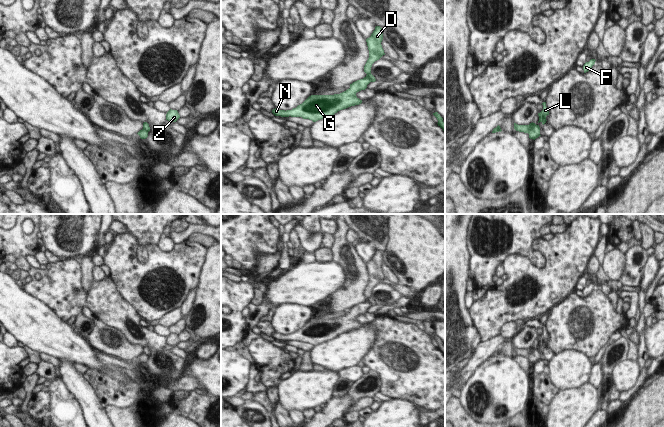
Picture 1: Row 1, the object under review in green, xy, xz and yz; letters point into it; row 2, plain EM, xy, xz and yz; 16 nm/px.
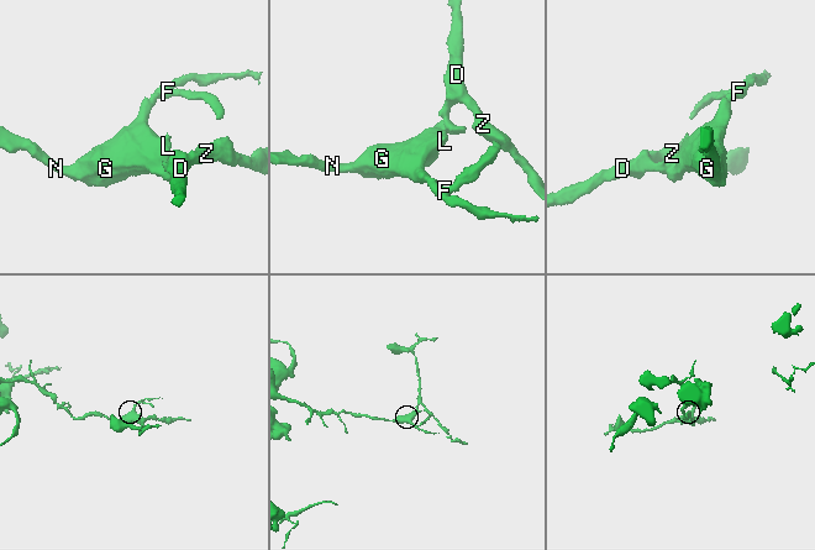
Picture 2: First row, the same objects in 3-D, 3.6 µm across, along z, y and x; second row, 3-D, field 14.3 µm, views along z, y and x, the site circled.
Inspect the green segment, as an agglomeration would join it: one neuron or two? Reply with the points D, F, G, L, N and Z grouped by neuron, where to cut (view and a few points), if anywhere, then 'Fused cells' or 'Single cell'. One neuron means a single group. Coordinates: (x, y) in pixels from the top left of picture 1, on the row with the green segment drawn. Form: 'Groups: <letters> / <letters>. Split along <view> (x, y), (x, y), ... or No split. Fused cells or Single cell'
Groups: D Z / F G L N. Split along yz (536, 125), (527, 132). Fused cells.

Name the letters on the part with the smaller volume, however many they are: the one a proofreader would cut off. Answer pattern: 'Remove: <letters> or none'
Remove: D, Z

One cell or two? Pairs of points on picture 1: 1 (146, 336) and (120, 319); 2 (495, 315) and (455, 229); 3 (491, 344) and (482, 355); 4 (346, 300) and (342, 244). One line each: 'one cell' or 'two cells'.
1: one cell
2: two cells
3: one cell
4: one cell

